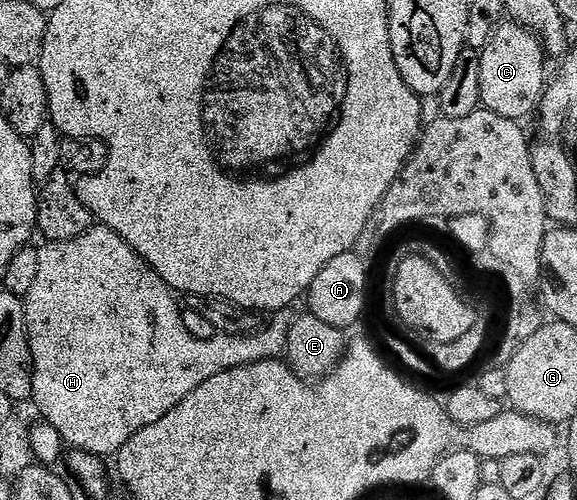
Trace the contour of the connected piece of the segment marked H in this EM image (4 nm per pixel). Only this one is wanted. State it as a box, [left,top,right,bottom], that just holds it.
[23,224,291,459]

